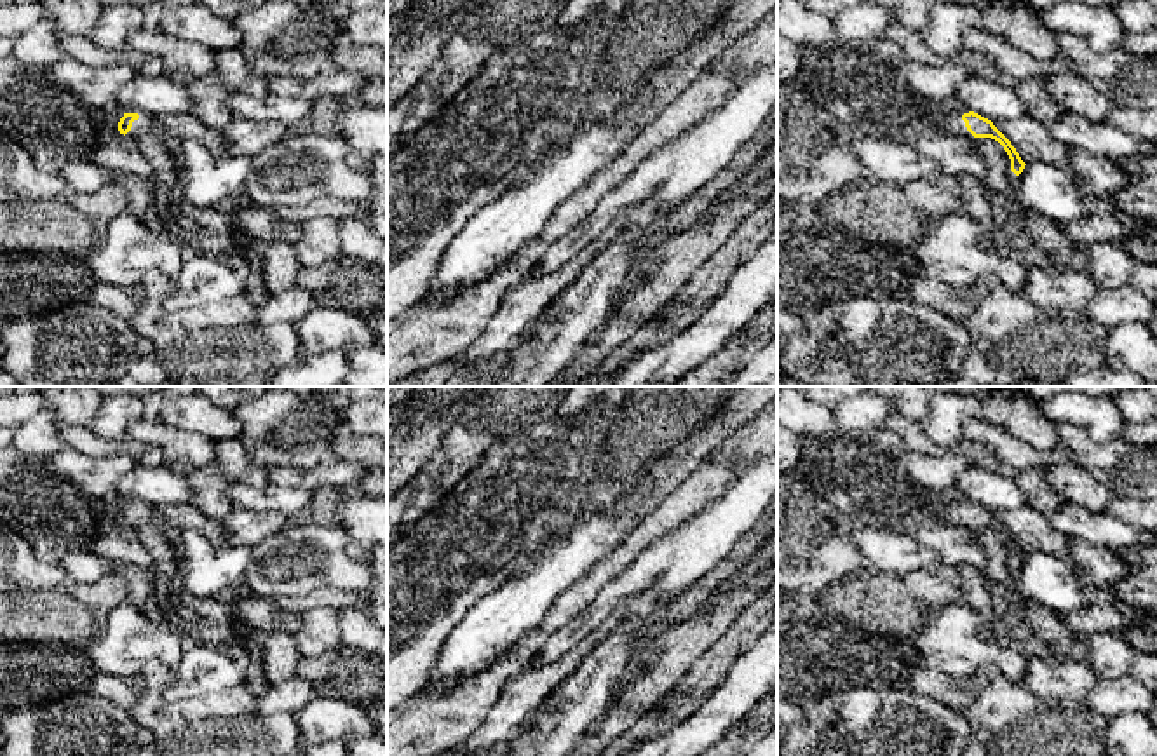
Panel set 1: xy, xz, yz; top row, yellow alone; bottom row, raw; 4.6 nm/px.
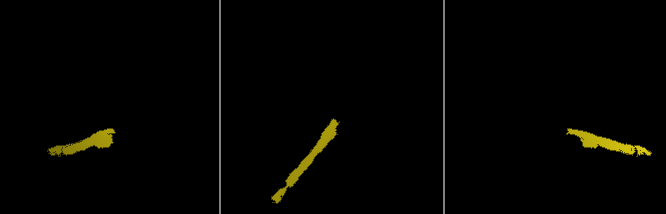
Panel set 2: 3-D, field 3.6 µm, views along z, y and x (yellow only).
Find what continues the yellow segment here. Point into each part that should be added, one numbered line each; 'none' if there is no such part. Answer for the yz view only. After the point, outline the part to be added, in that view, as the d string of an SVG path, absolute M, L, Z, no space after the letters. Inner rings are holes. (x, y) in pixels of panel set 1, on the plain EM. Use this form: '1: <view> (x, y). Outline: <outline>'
1: yz (952, 514). Outline: M953 496L950 498L943 509L936 514L937 523L948 524L948 526L964 526L964 528L974 528L962 510L964 503L969 503L969 498L964 496Z

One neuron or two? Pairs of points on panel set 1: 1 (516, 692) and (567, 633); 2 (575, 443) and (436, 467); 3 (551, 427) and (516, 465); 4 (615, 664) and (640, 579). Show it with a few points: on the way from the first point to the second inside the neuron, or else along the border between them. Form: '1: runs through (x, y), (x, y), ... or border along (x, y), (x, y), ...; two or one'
1: border along (577, 645), (554, 661), (541, 662), (535, 657); two
2: border along (467, 474), (459, 481); two
3: runs through (546, 436), (525, 457); one
4: border along (657, 603), (631, 629), (615, 629); two

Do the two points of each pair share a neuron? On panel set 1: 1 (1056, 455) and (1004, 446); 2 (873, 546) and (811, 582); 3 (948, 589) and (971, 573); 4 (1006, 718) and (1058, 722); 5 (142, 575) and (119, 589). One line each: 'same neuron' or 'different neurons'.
1: same neuron
2: different neurons
3: different neurons
4: same neuron
5: different neurons

